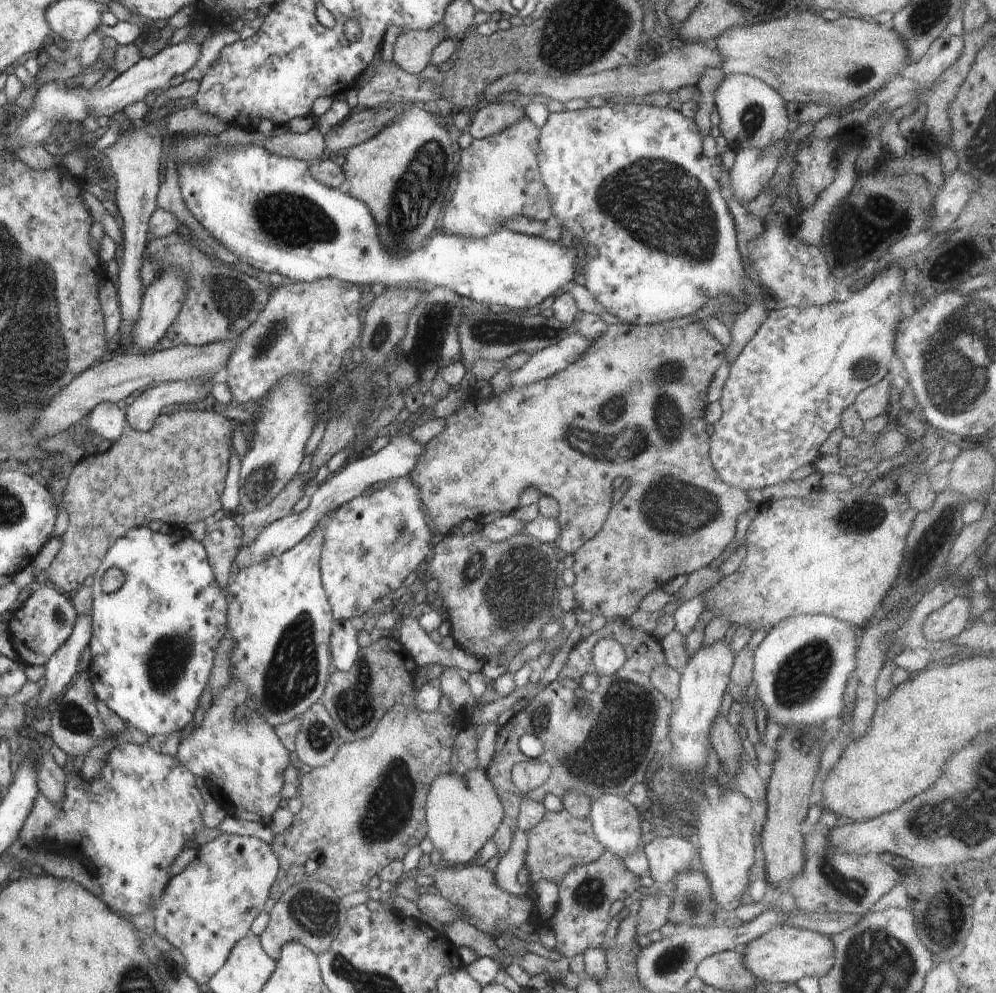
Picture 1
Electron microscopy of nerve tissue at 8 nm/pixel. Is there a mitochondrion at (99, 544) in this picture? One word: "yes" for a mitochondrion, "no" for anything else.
no

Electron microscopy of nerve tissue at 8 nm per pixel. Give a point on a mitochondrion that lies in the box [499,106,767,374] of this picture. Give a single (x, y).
(685, 228)

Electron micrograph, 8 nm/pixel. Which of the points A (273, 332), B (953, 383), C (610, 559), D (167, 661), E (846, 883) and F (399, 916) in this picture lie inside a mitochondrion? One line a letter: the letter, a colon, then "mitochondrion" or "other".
A: mitochondrion
B: mitochondrion
C: other
D: mitochondrion
E: mitochondrion
F: other

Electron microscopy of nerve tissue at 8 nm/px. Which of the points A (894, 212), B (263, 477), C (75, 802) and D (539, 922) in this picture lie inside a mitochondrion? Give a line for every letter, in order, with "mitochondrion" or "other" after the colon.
A: mitochondrion
B: mitochondrion
C: other
D: other

